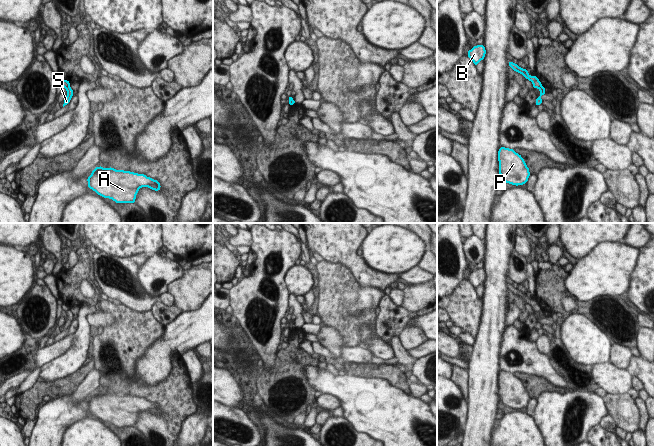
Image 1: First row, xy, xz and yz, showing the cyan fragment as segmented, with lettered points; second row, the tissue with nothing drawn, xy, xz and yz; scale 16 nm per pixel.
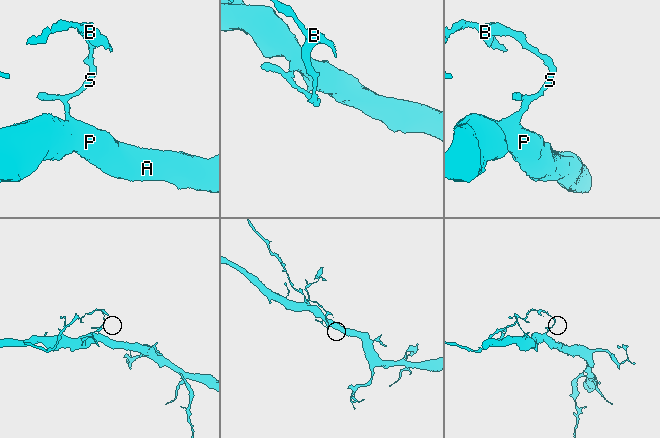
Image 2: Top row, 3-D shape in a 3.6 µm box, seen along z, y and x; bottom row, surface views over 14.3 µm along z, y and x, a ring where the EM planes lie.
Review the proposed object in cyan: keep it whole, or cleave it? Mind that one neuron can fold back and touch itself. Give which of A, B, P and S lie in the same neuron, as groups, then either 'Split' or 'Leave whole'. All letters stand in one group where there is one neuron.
Groups: A P S / B. Split.

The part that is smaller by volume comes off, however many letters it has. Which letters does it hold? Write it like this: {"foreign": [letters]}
{"foreign": ["B"]}

